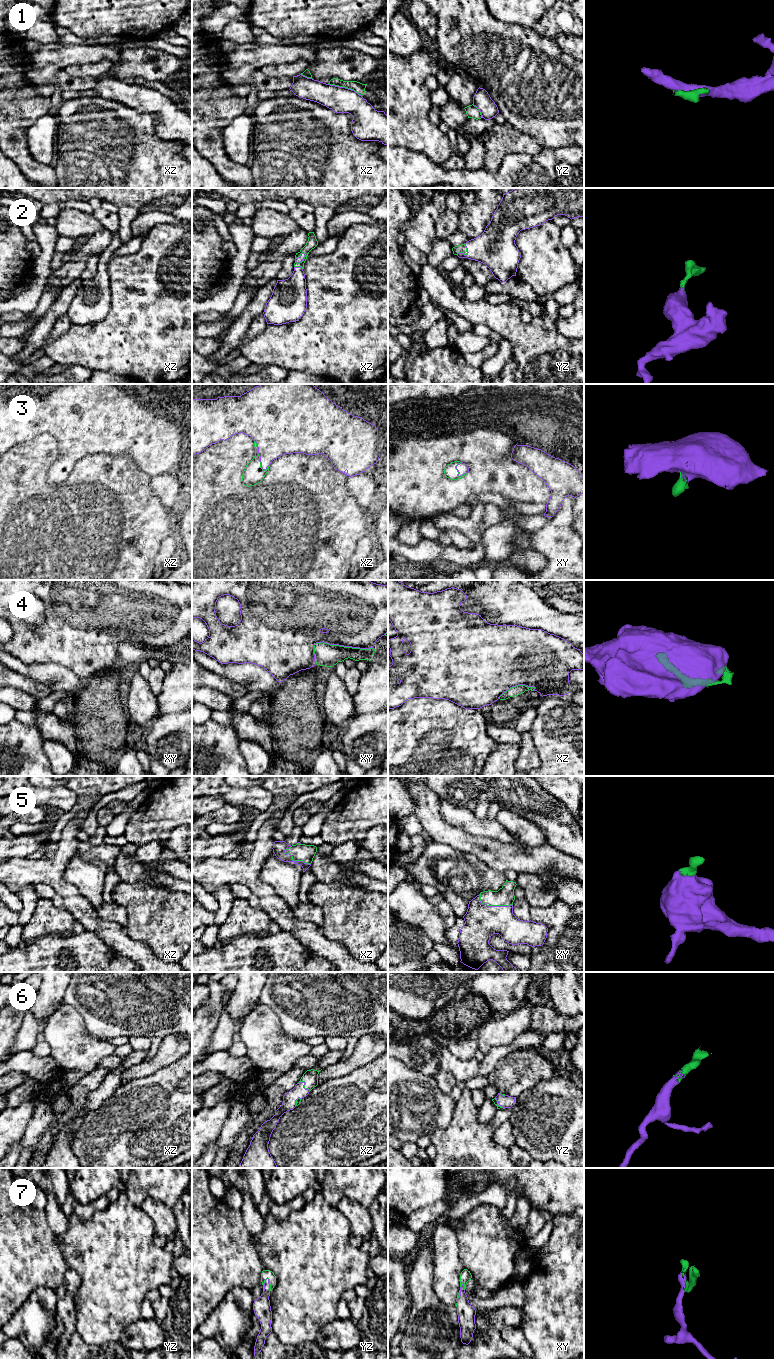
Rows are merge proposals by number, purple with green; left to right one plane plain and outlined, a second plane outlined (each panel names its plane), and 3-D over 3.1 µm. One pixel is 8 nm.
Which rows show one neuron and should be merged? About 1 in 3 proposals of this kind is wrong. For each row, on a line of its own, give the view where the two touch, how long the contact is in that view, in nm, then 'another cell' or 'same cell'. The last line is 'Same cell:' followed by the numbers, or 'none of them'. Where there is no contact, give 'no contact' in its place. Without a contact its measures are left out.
1: meets purple in xz; contact 300 nm long; another cell
2: meets purple in yz; contact 120 nm long; same cell
3: meets purple in xz; contact 260 nm long; same cell
4: meets purple in xy; contact 480 nm long; another cell
5: meets purple in xy; contact 280 nm long; same cell
6: meets purple in xz; contact 120 nm long; same cell
7: meets purple in yz; contact 120 nm long; same cell
Same cell: 2, 3, 5, 6, 7

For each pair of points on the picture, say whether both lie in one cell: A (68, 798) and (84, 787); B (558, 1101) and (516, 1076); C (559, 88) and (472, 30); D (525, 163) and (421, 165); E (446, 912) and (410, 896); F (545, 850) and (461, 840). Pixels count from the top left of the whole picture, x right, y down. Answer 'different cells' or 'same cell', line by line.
A: different cells
B: different cells
C: same cell
D: same cell
E: different cells
F: same cell

